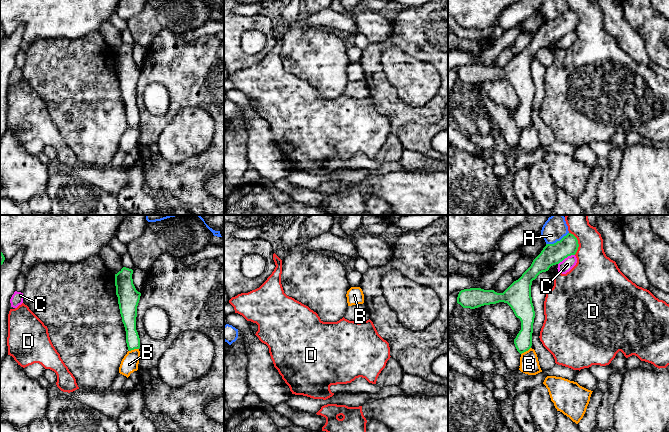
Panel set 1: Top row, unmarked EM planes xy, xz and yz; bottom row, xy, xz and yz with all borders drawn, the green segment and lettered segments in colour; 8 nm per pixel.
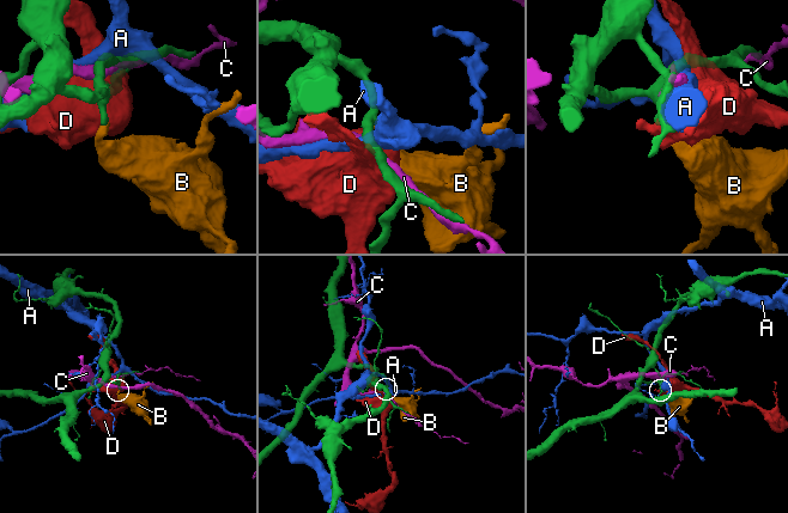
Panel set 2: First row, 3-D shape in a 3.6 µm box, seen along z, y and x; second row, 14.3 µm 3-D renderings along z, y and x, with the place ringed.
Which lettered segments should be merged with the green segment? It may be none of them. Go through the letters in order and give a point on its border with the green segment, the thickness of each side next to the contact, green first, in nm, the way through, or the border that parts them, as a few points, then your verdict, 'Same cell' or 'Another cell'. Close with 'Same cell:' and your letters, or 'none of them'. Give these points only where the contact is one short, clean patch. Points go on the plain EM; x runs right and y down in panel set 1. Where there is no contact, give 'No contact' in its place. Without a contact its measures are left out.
A: Touches green at yz (557, 17). Thickness 170 nm (green) against 150 nm. Another cell
B: Touches green at xy (133, 125). Thickness 110 nm (green) against 140 nm. Boundary: xy (138, 124), (129, 127). Another cell
C: Touches green at yz (566, 33). Thickness 170 nm (green) against 100 nm. Another cell
D: Touches green at yz (577, 19). Thickness 170 nm (green) against 300 nm. Another cell
Same cell: none of them

